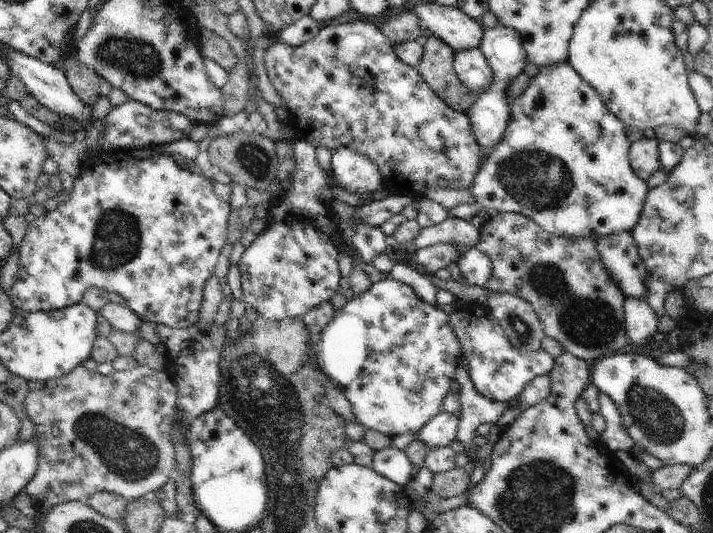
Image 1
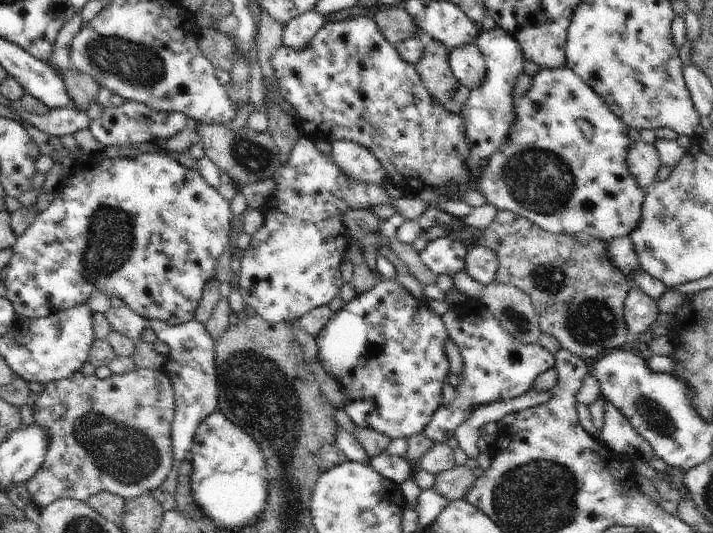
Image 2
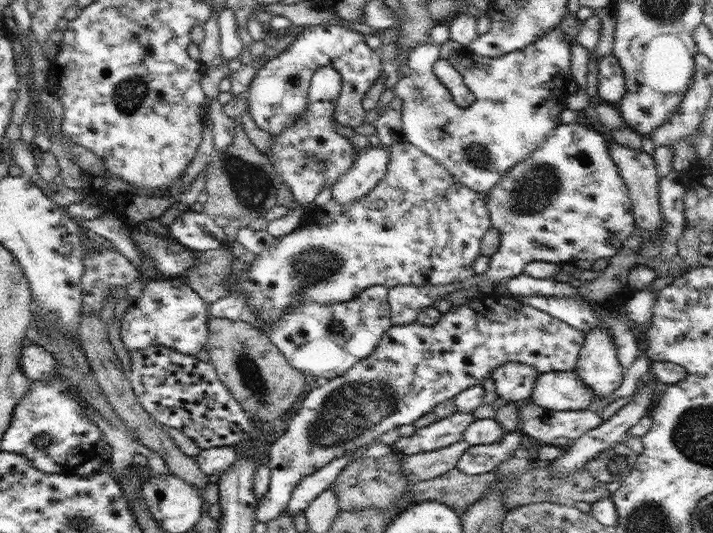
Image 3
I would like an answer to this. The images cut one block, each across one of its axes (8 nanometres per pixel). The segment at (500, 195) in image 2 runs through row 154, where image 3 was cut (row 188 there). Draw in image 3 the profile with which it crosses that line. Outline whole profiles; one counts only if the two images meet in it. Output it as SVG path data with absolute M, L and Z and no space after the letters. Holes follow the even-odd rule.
M576 122L561 123L544 145L516 164L508 176L502 176L486 199L491 227L499 232L501 244L490 257L490 268L482 285L494 286L500 280L523 274L530 262L568 264L578 260L612 259L636 224L628 188L610 157L608 144L607 136L597 130Z

